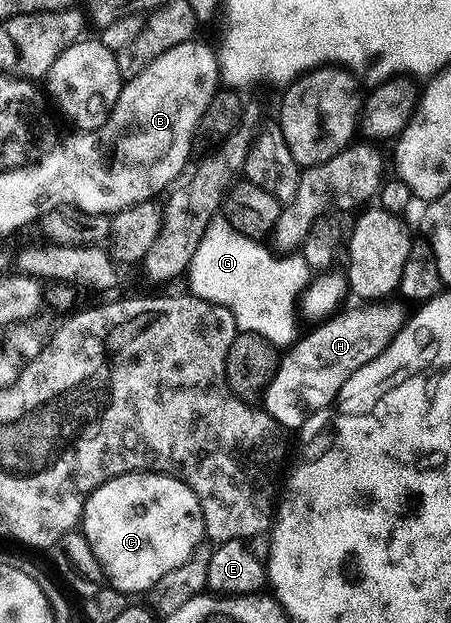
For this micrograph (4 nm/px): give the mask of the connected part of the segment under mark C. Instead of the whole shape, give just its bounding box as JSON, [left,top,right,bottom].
[79,471,205,597]

